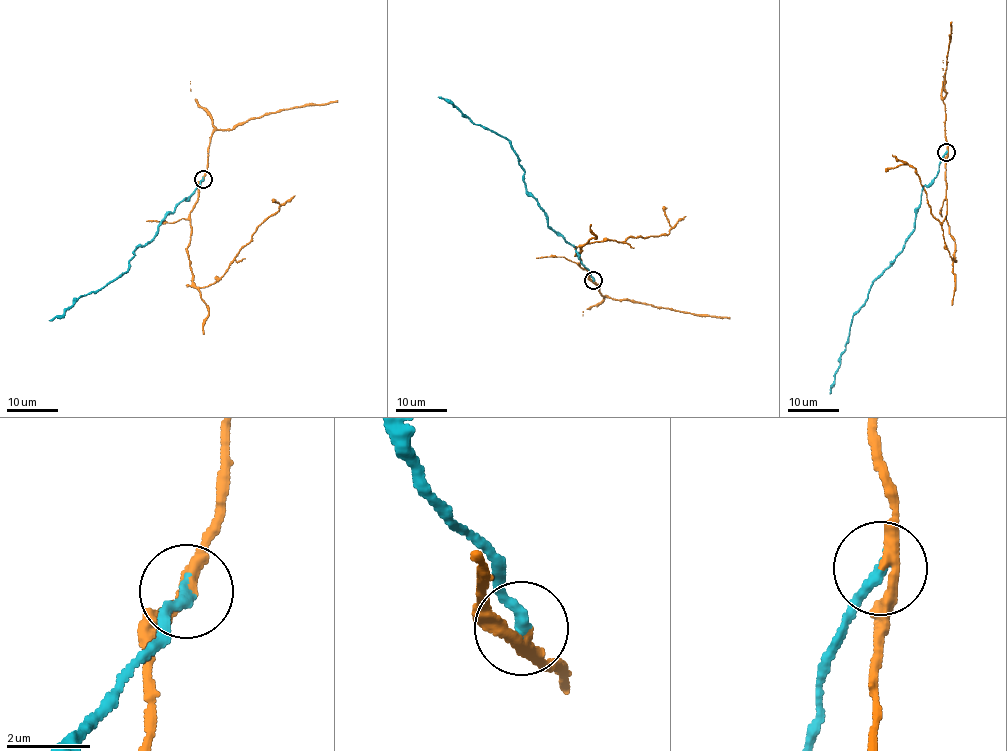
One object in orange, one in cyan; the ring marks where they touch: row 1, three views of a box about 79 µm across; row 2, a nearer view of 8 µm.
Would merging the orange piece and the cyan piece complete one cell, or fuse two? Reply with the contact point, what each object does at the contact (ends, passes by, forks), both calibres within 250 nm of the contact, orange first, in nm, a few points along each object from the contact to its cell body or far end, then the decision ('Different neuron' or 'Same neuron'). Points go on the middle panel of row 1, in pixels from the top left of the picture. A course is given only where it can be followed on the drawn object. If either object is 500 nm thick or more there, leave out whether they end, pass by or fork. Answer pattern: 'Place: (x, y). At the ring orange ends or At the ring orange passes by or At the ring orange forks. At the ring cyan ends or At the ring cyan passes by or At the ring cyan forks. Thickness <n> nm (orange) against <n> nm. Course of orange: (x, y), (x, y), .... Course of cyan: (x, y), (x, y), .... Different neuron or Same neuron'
Place: (593, 280). At the ring orange passes by. At the ring cyan ends. Thickness 280 nm (orange) against 280 nm. Course of orange: (593, 280), (580, 267), (579, 255), (576, 255), (580, 247), (586, 243), (665, 235), (670, 229), (664, 206). Course of cyan: (593, 280), (574, 246), (552, 228), (527, 191), (519, 156), (507, 139), (474, 125), (455, 106), (437, 97). Different neuron

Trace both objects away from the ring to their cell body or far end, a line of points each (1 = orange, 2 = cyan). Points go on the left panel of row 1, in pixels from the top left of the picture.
1: (203, 179), (187, 249), (198, 287), (216, 283), (275, 215), (280, 206), (273, 202)
2: (203, 179), (194, 193), (162, 221), (153, 240), (137, 247), (129, 270), (79, 297), (73, 306), (48, 320)

